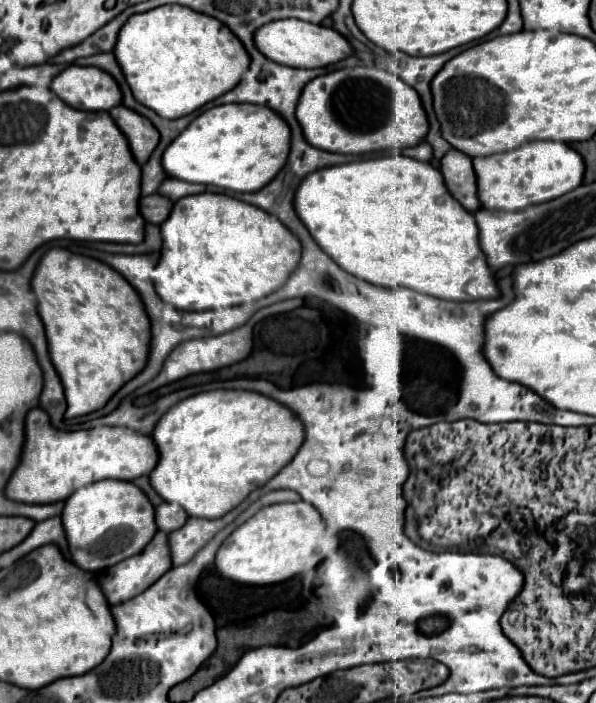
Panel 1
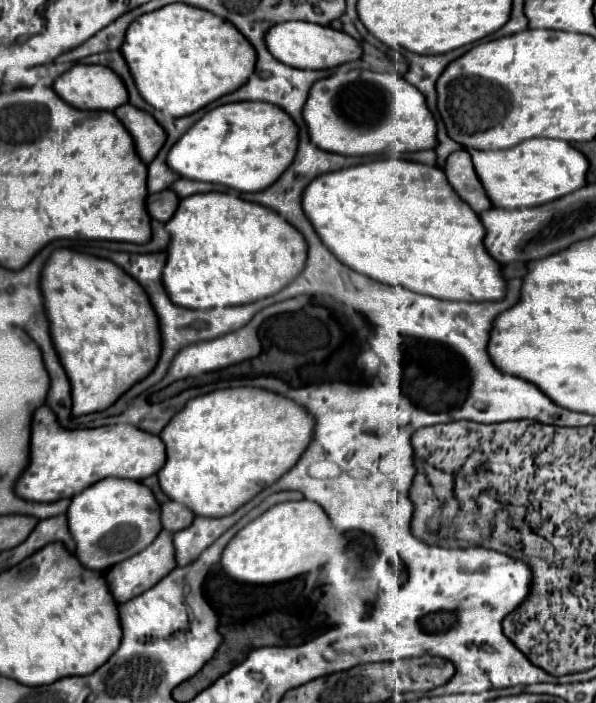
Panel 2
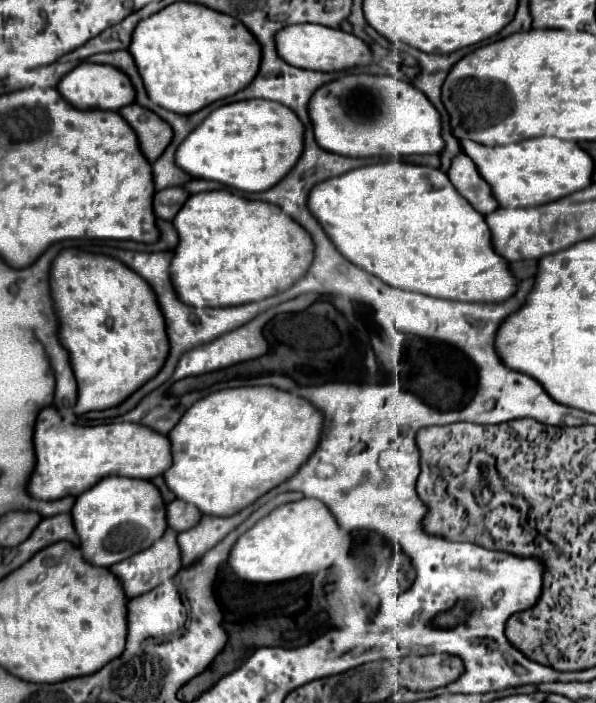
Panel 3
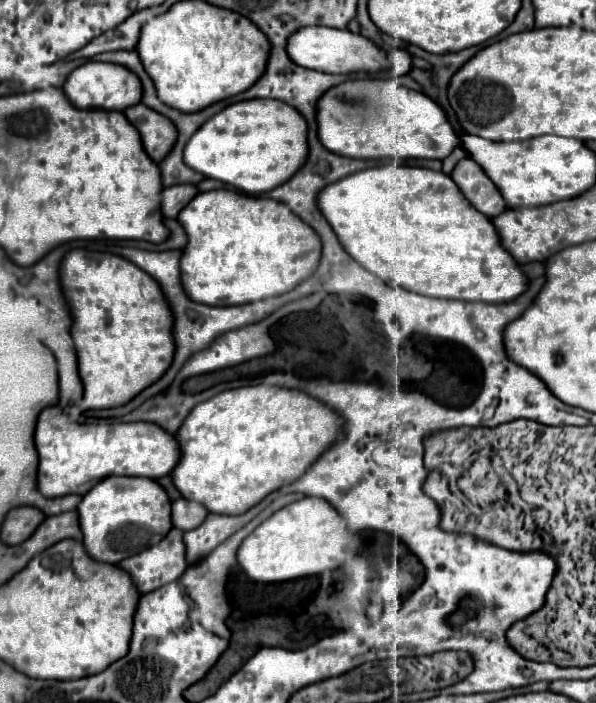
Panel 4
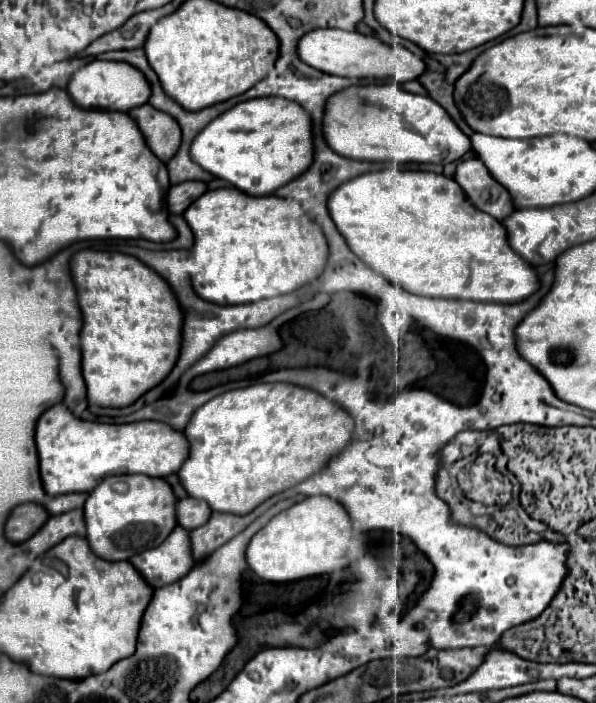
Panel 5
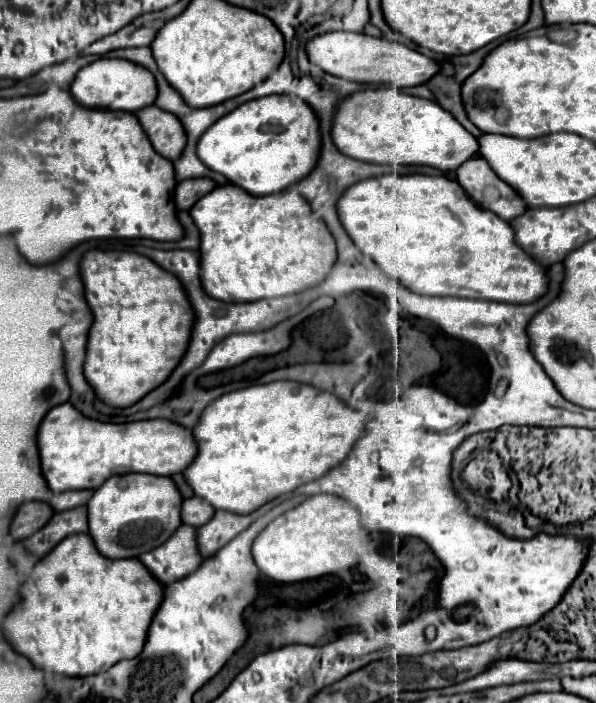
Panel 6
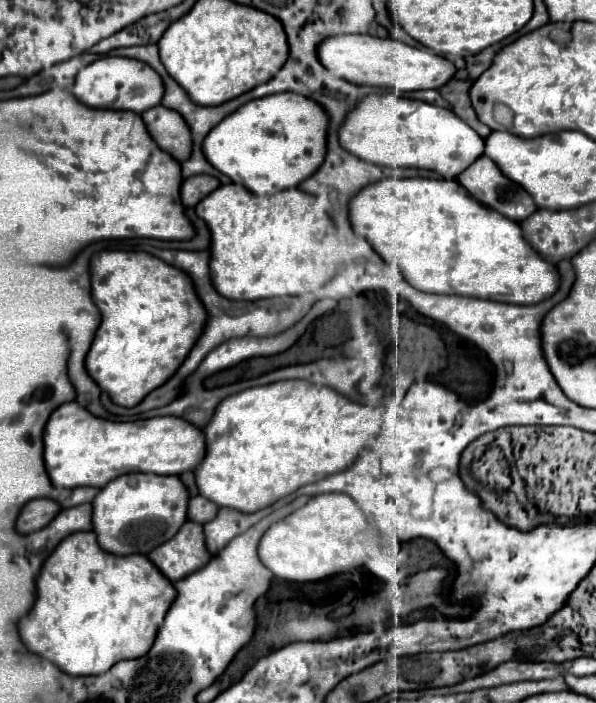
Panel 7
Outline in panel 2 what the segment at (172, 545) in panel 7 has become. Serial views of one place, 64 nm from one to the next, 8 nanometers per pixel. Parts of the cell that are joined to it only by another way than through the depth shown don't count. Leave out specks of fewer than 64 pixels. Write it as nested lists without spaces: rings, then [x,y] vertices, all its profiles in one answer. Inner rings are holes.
[[[160,532],[158,538],[144,552],[112,566],[106,572],[106,582],[108,582],[108,588],[110,588],[110,594],[114,596],[114,600],[118,604],[122,604],[124,600],[136,598],[136,596],[140,596],[140,592],[146,592],[148,588],[152,588],[156,582],[162,580],[164,574],[168,574],[174,568],[176,568],[176,560],[174,560],[174,552],[172,552],[172,534]]]

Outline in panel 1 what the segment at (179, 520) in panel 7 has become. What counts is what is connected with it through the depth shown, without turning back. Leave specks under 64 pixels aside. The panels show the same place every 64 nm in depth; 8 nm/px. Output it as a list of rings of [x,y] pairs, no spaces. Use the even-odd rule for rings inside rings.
[[[102,480],[74,492],[62,510],[62,526],[68,538],[72,562],[88,572],[98,572],[140,552],[156,534],[154,508],[132,482]]]

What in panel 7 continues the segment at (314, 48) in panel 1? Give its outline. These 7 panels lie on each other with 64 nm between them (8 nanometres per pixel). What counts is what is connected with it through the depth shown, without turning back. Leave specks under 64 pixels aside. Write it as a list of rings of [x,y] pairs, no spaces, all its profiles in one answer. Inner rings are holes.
[[[342,34],[342,36],[324,38],[318,44],[316,54],[324,68],[328,68],[336,76],[352,84],[392,88],[398,92],[410,92],[422,88],[436,90],[444,82],[448,82],[456,72],[456,66],[440,56],[428,54],[424,50],[412,48],[392,38],[374,38],[370,34]]]

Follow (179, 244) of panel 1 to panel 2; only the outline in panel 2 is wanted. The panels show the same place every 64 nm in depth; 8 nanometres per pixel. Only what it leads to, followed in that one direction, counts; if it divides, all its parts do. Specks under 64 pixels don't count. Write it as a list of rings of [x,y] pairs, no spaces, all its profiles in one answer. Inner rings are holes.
[[[208,192],[182,198],[178,210],[164,228],[170,234],[170,244],[166,250],[168,258],[162,268],[162,286],[168,298],[182,308],[208,310],[250,304],[260,298],[268,298],[290,284],[302,272],[306,262],[306,242],[296,228],[292,228],[270,208],[266,210],[260,204],[246,202],[232,194]]]

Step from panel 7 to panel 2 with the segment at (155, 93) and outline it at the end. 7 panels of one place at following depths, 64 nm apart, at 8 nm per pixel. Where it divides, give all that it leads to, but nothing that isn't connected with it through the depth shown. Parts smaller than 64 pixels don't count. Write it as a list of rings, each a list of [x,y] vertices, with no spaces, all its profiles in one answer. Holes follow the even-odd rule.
[[[74,64],[56,78],[56,94],[80,110],[114,110],[128,102],[128,92],[120,78],[104,66]]]

